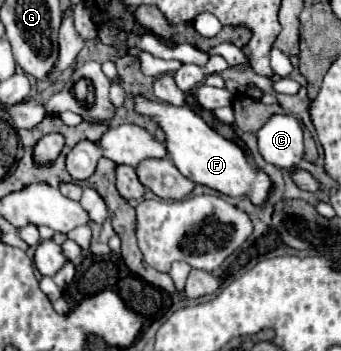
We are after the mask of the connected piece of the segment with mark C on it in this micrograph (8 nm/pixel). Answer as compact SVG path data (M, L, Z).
M274 116L256 134L266 162L278 168L292 168L304 160L302 128L292 116Z

